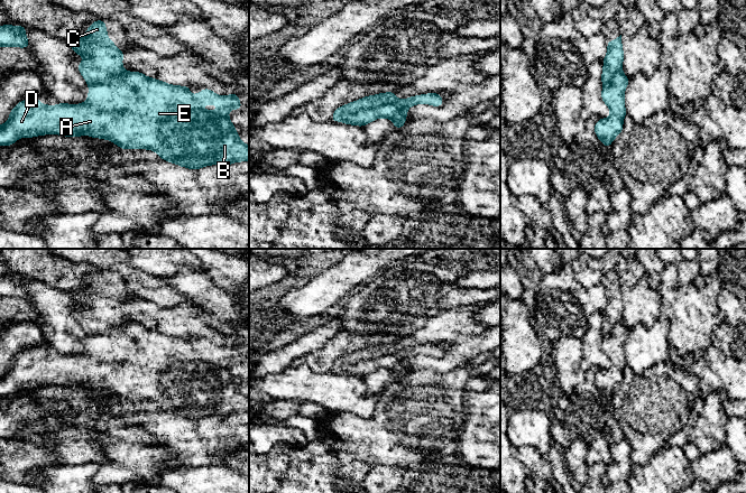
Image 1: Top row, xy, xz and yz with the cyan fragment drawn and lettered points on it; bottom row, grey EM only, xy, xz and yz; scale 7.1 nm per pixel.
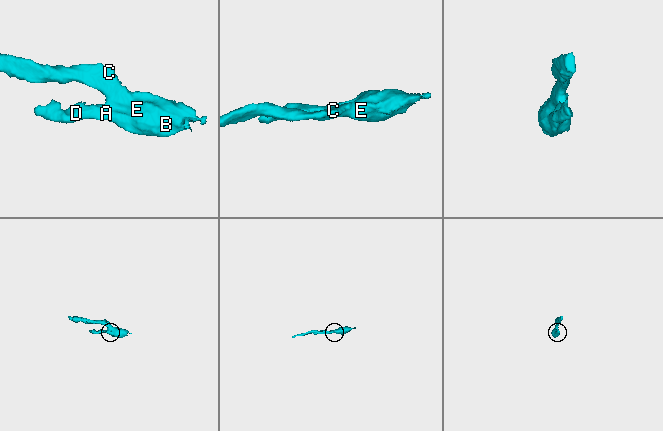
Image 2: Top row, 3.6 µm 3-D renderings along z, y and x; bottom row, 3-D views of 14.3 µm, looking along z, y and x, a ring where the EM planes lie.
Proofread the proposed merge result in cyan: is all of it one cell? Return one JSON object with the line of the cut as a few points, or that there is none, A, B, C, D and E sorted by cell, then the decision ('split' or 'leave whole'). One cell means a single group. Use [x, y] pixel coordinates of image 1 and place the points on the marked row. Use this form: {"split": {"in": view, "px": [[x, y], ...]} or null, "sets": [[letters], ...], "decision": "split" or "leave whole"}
{"split": {"in": "xz", "px": [[398, 101], [360, 109], [341, 120]]}, "sets": [["A", "B", "D", "E"], ["C"]], "decision": "split"}

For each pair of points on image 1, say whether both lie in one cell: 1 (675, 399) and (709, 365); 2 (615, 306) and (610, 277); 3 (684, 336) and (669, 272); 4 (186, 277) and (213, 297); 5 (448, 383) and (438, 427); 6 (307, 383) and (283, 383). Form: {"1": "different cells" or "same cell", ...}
{"1": "different cells", "2": "same cell", "3": "same cell", "4": "same cell", "5": "same cell", "6": "same cell"}

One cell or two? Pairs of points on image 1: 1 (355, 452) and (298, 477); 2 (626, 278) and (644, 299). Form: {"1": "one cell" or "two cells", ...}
{"1": "two cells", "2": "two cells"}

